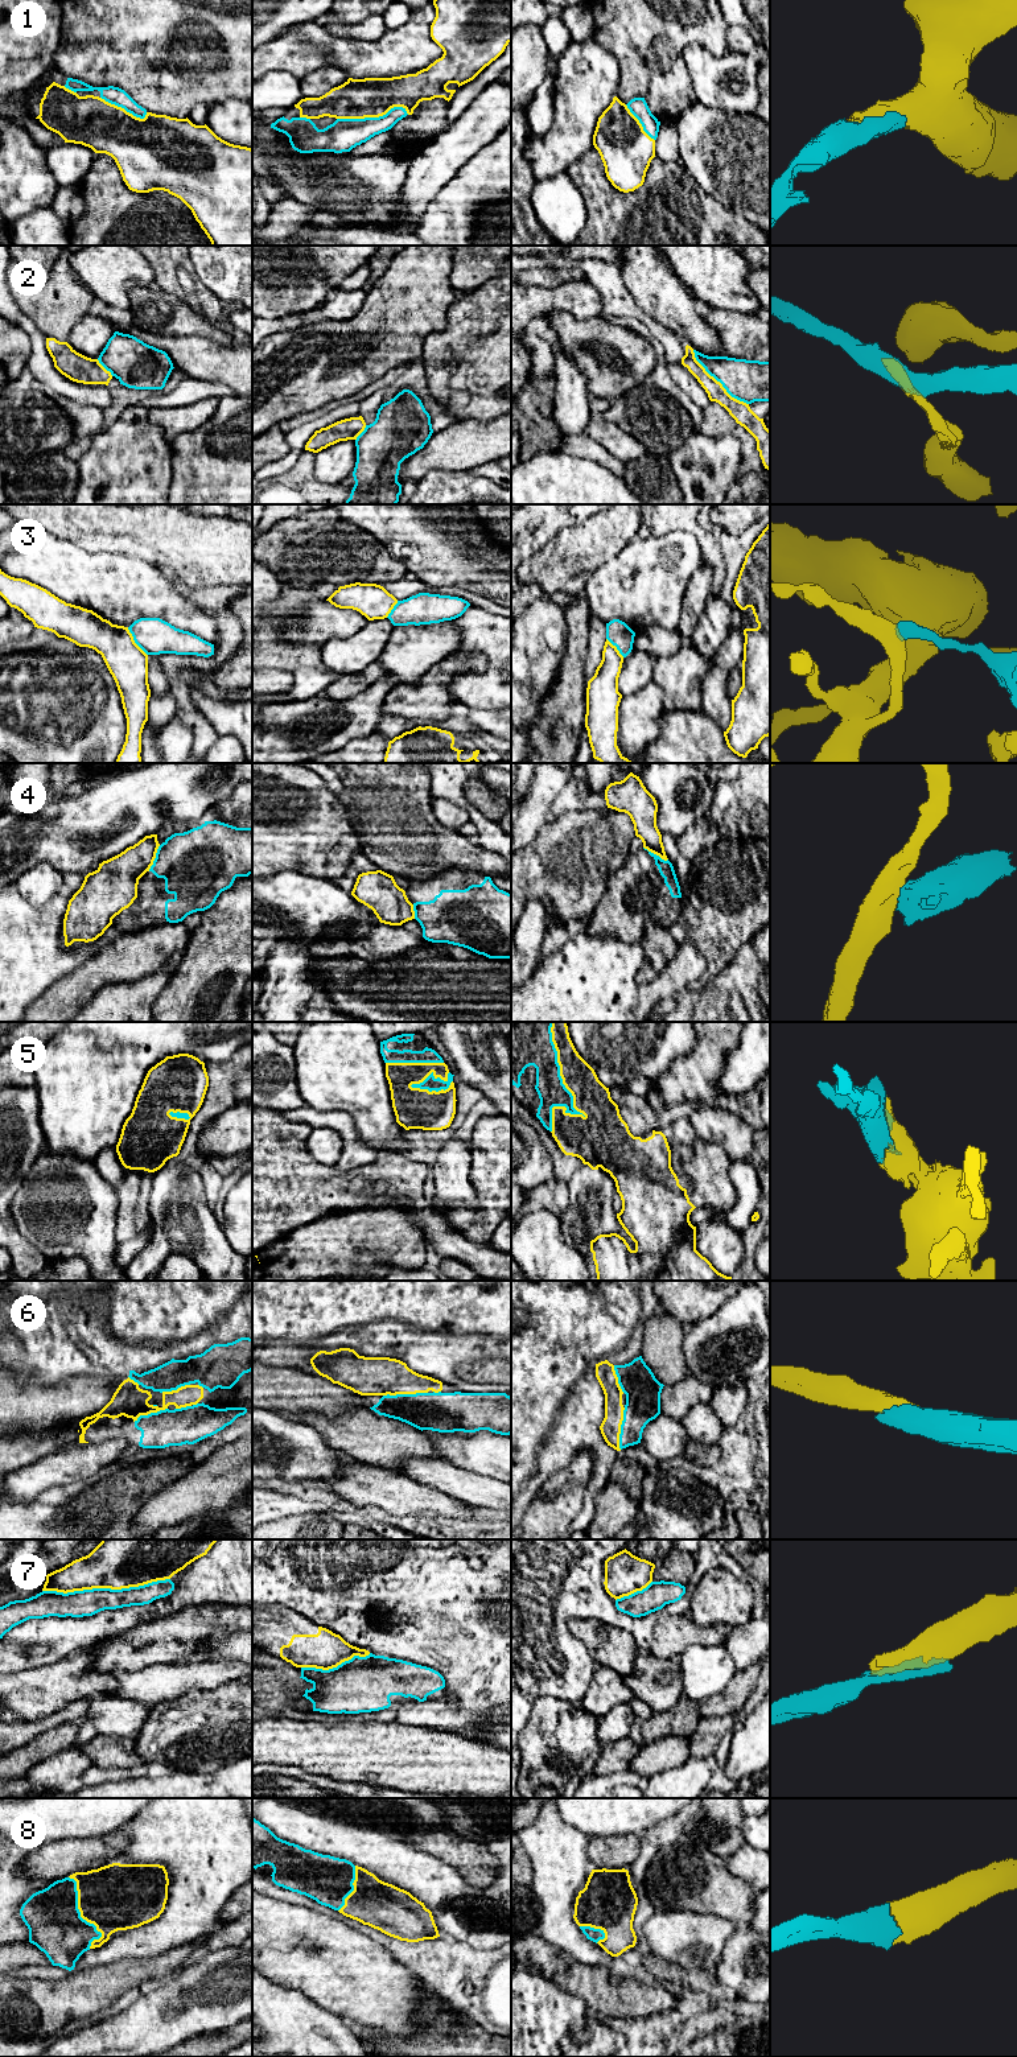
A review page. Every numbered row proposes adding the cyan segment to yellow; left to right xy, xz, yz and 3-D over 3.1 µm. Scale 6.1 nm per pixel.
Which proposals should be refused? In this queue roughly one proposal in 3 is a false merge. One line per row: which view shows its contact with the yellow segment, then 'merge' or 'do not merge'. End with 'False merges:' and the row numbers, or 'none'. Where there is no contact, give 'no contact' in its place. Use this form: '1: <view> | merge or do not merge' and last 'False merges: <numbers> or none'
1: xz | merge
2: yz | do not merge
3: xy | do not merge
4: xy | do not merge
5: yz | merge
6: xz | merge
7: xy | do not merge
8: xy | merge
False merges: 2, 3, 4, 7

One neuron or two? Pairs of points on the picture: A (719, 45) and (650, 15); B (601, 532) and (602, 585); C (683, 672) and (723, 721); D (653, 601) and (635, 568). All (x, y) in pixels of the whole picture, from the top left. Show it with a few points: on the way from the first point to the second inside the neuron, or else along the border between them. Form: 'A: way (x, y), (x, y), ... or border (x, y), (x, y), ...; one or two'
A: way (701, 31), (682, 31), (674, 23), (667, 23); one
B: border (626, 544), (591, 574), (585, 590); two
C: border (712, 667), (703, 680), (700, 709); two
D: way (650, 593), (645, 586), (643, 576); one

